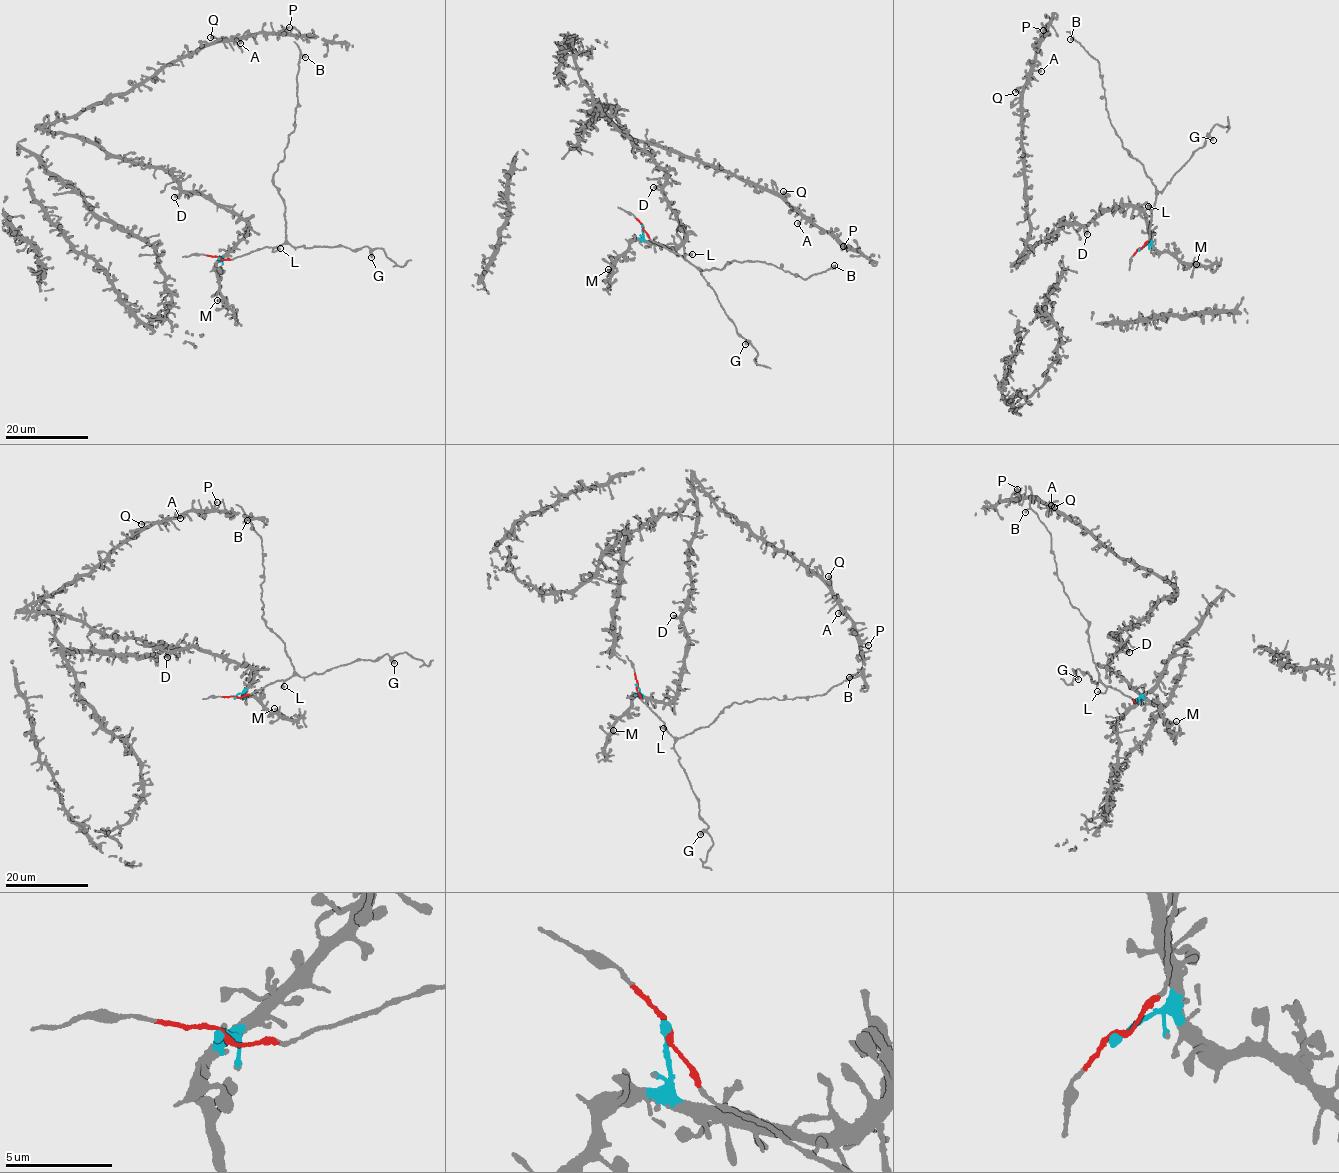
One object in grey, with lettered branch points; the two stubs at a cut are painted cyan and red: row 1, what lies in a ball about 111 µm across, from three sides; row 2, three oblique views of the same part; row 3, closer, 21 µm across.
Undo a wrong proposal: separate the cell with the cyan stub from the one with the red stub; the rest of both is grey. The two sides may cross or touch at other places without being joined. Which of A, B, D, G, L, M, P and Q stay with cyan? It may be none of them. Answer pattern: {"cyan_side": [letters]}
{"cyan_side": ["A", "D", "M", "P", "Q"]}

